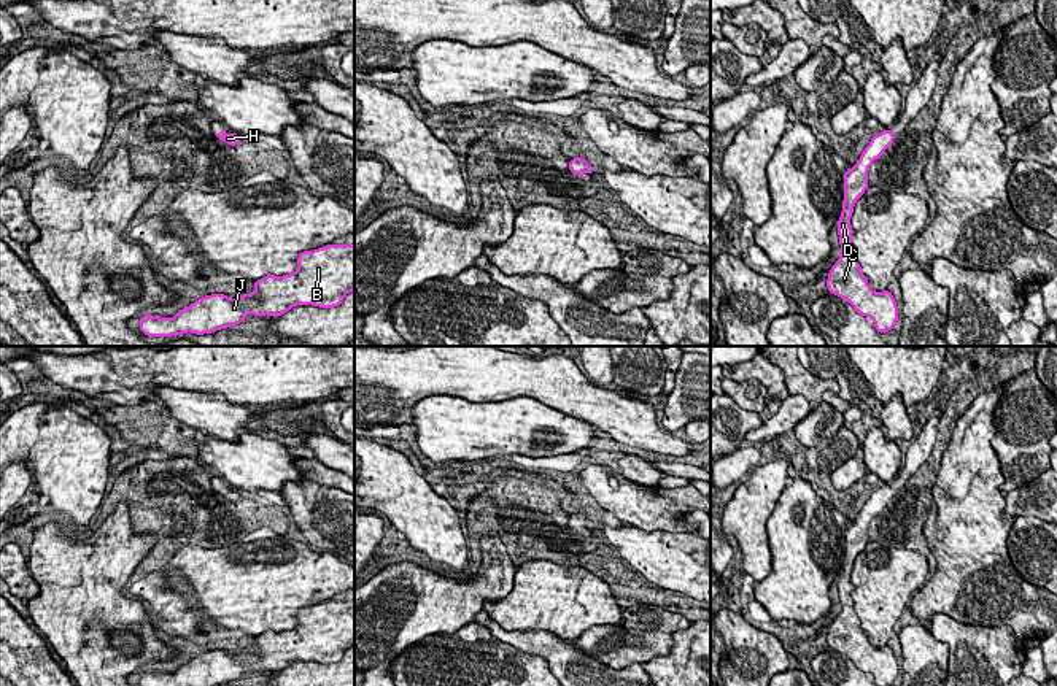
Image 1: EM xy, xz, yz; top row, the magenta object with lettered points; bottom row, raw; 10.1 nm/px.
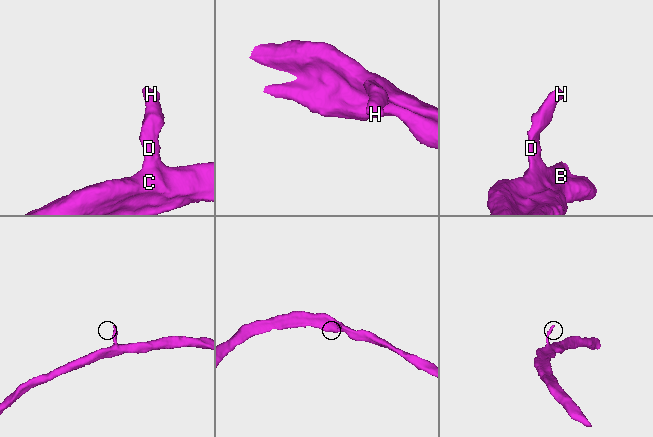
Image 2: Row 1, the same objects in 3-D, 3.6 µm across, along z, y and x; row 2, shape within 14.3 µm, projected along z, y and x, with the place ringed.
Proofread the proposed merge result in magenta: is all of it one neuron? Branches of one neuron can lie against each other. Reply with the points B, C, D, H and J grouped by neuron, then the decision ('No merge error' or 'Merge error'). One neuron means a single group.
Groups: B C D H J. No merge error

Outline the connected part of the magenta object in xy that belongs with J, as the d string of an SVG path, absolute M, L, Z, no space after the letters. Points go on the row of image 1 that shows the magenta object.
M327 245L297 256L297 270L291 275L267 275L254 281L254 294L230 299L224 294L205 295L189 306L178 310L175 318L140 316L140 332L146 337L172 337L192 332L211 333L230 326L238 326L246 314L278 318L296 305L334 308L343 303L348 292L354 291L354 245Z

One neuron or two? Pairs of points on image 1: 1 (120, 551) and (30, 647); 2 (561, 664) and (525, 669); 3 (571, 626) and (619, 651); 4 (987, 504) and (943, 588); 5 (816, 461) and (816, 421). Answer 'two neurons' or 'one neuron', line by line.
1: two neurons
2: two neurons
3: two neurons
4: one neuron
5: two neurons

